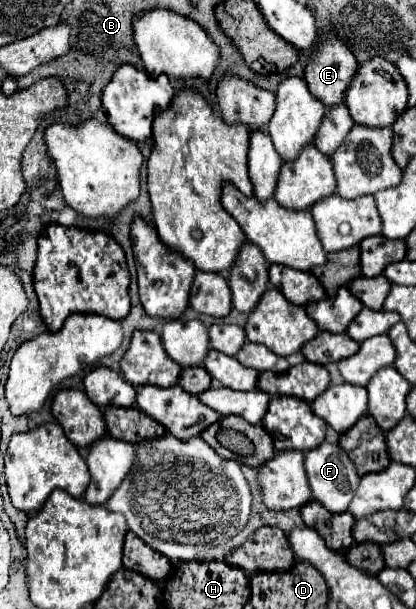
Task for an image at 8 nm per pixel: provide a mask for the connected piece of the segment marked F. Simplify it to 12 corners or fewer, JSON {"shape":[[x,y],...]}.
{"shape":[[340,446],[304,454],[314,500],[346,512],[360,476]]}

